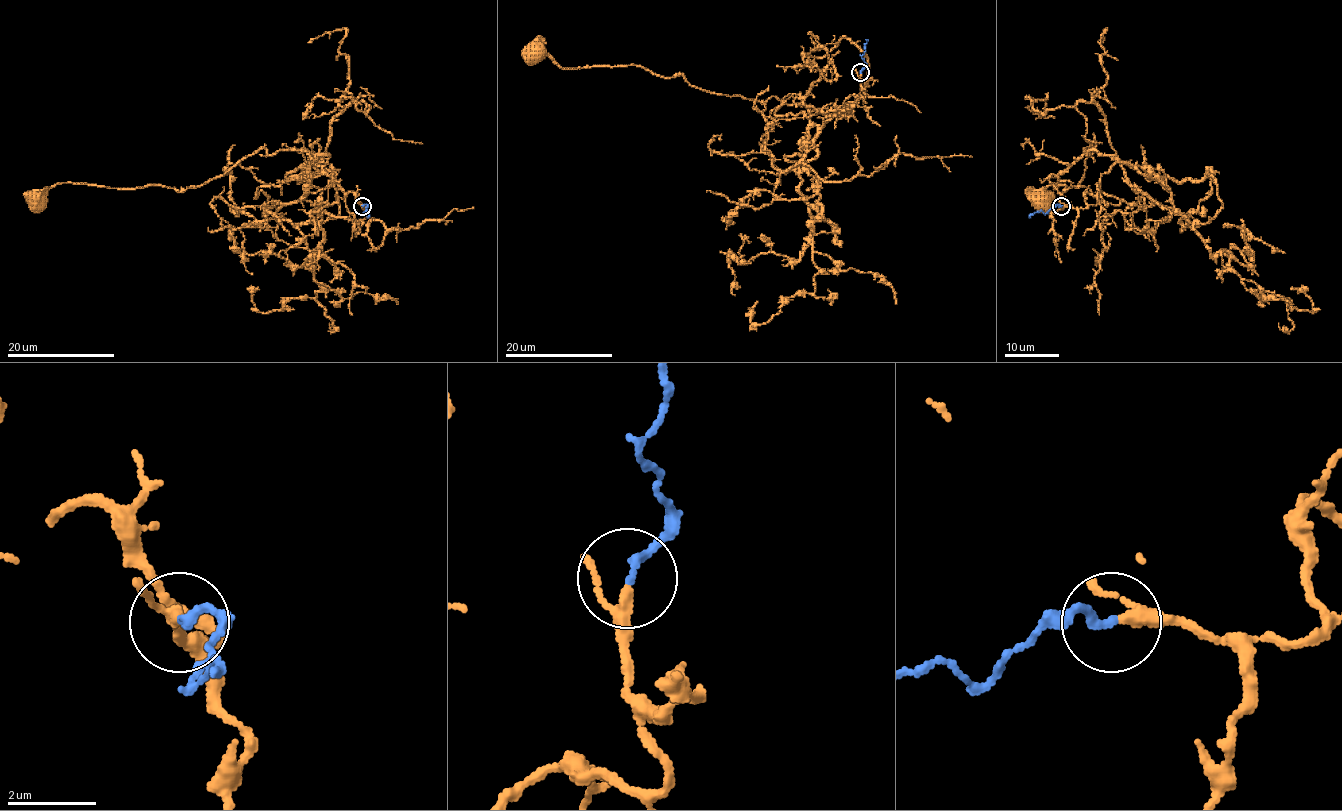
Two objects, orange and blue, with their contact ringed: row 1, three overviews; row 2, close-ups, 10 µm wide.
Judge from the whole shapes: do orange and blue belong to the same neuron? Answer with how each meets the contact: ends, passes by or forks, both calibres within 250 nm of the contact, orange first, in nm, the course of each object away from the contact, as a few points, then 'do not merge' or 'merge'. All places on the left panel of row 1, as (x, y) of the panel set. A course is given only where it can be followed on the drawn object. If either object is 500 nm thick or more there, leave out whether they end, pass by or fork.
orange passes by; blue ends; calibres 240 and 200 nm; course orange (361, 205), (303, 149), (259, 147), (182, 191), (62, 183), (36, 197); course blue (361, 205), (367, 205), (363, 212), (367, 211), (367, 218); merge

